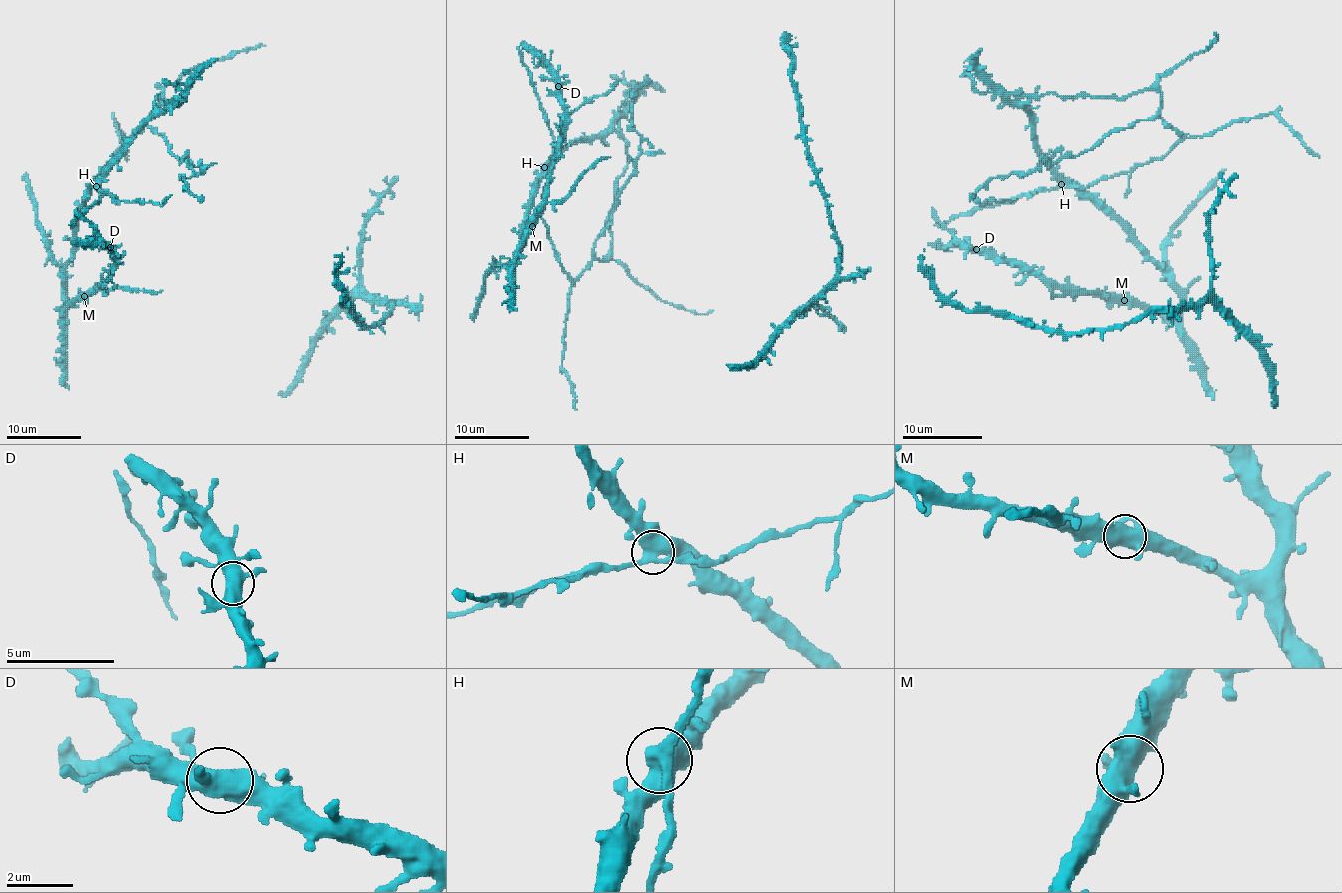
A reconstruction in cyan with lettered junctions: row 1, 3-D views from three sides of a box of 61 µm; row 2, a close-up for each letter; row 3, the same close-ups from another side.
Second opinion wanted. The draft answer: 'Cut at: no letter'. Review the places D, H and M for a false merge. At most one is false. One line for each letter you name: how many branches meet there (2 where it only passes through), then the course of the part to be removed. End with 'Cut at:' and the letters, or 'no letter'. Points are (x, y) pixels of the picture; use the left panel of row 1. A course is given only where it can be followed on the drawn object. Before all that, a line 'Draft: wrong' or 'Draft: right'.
Draft: right
Cut at: no letter

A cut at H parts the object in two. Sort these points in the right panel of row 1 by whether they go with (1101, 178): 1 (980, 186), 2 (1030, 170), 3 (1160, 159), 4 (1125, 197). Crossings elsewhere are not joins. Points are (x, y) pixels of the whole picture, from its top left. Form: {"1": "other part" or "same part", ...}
{"1": "other part", "2": "other part", "3": "same part", "4": "same part"}

